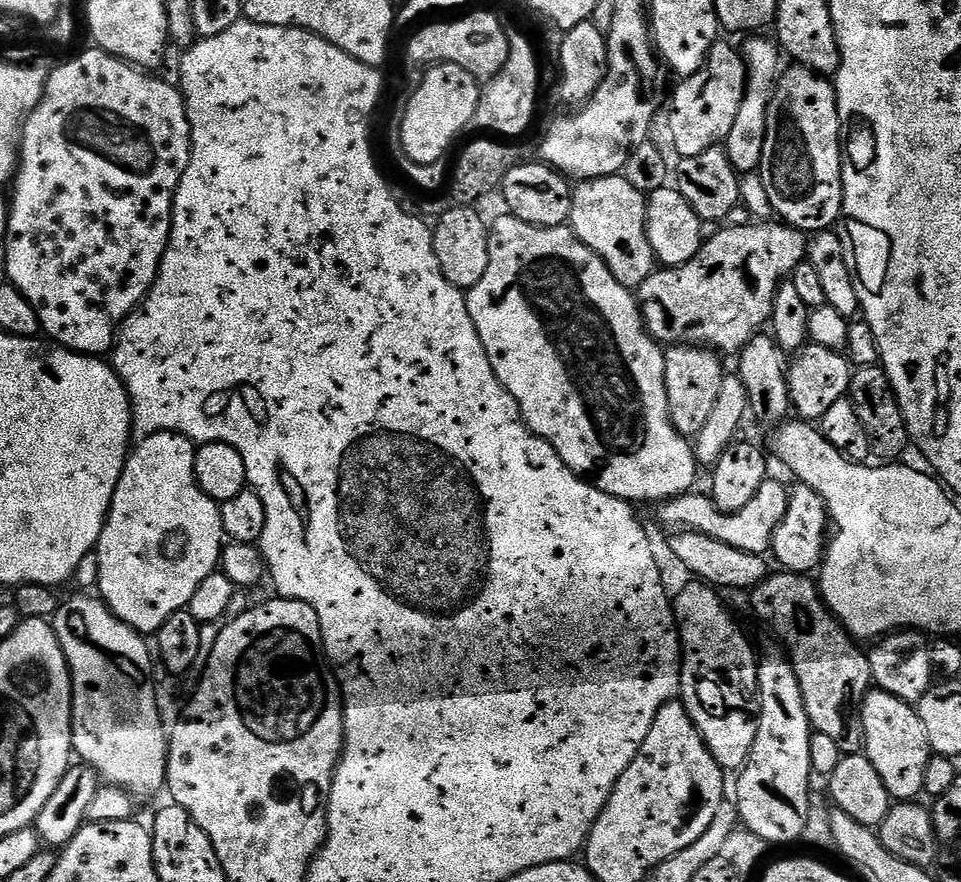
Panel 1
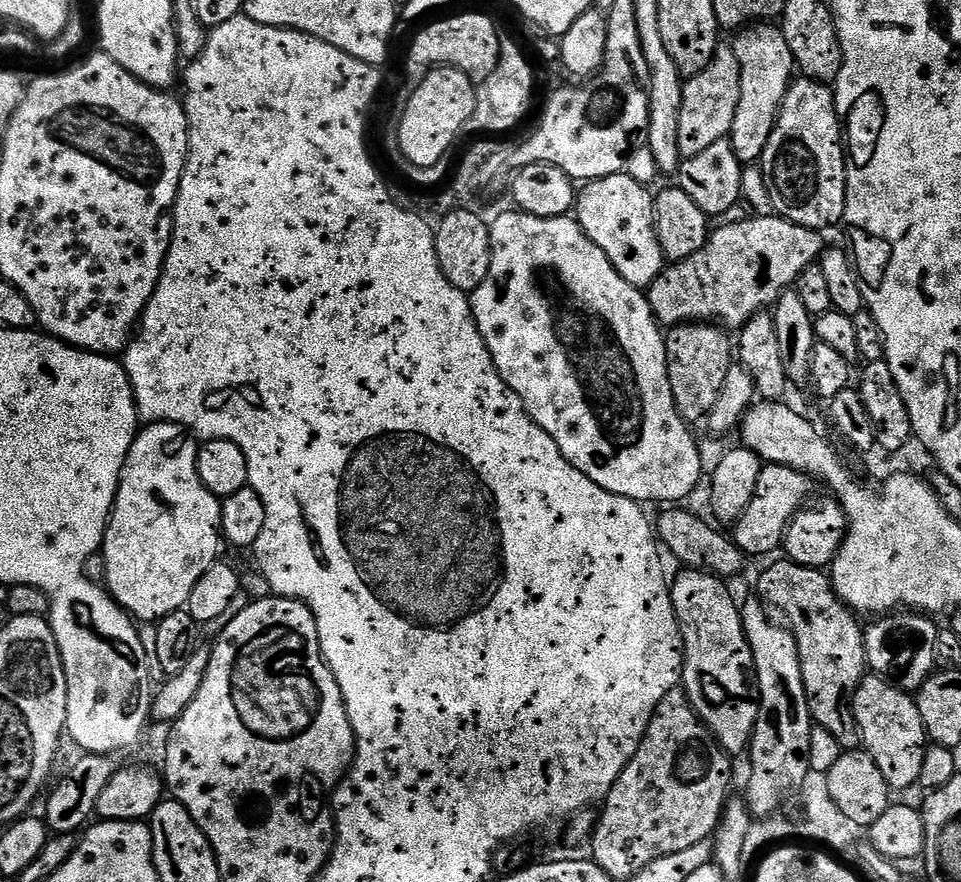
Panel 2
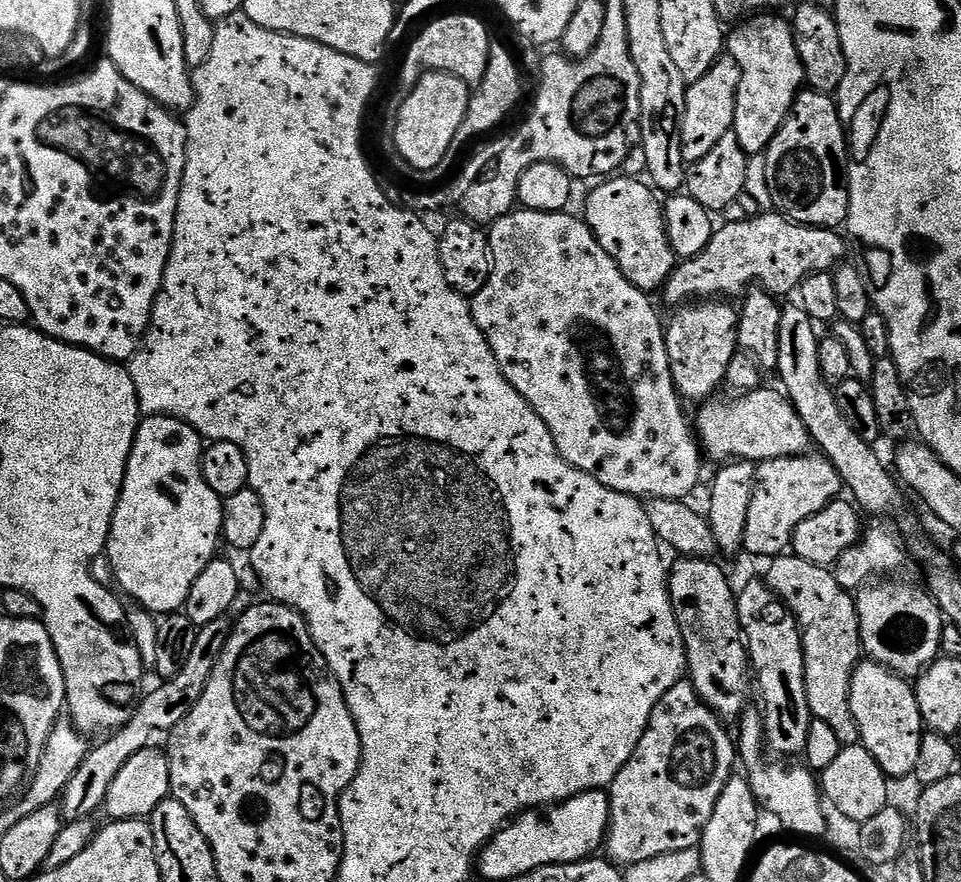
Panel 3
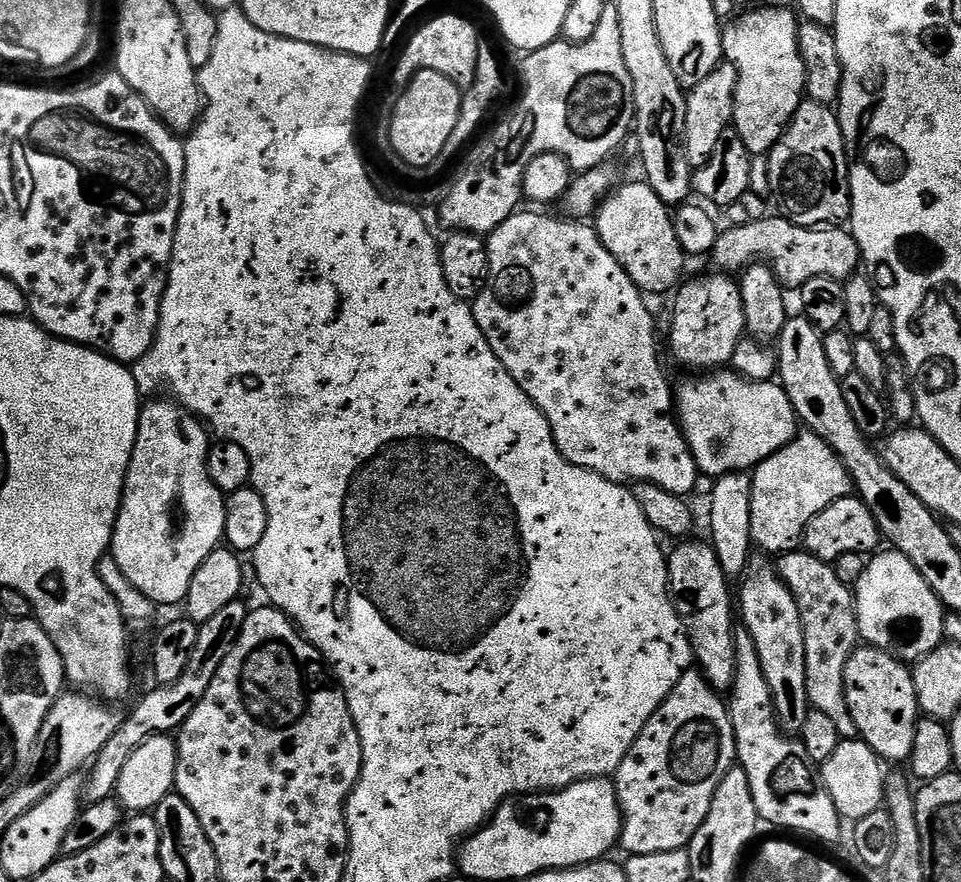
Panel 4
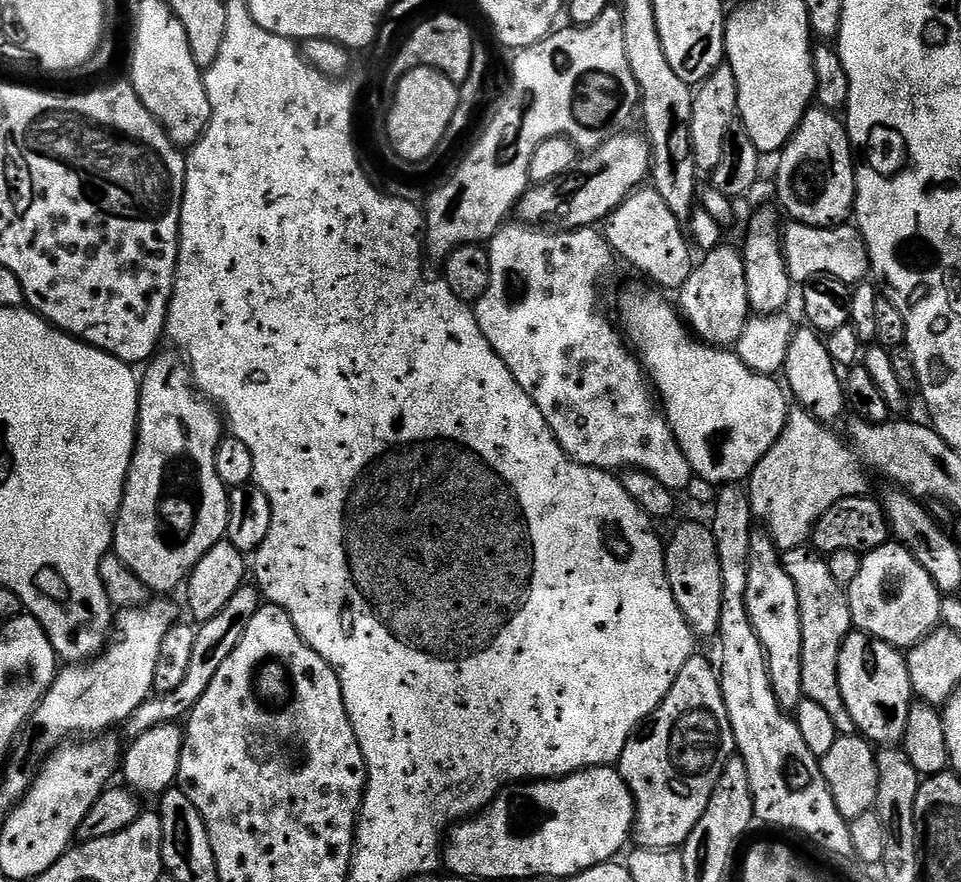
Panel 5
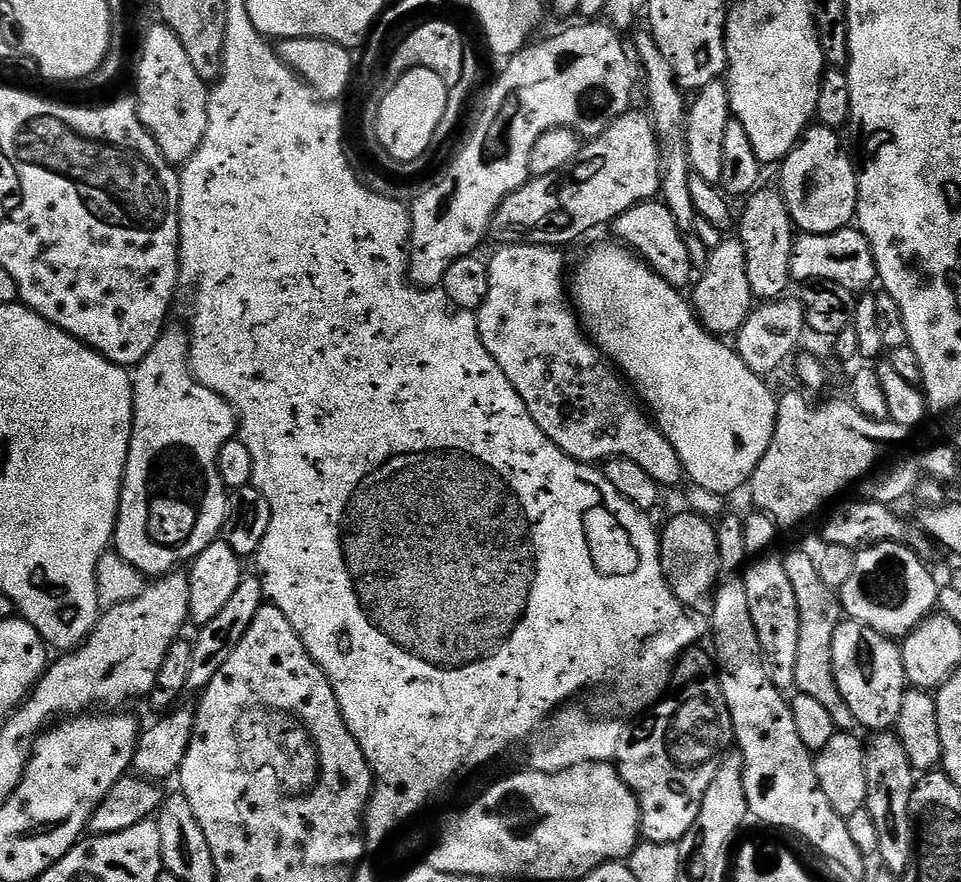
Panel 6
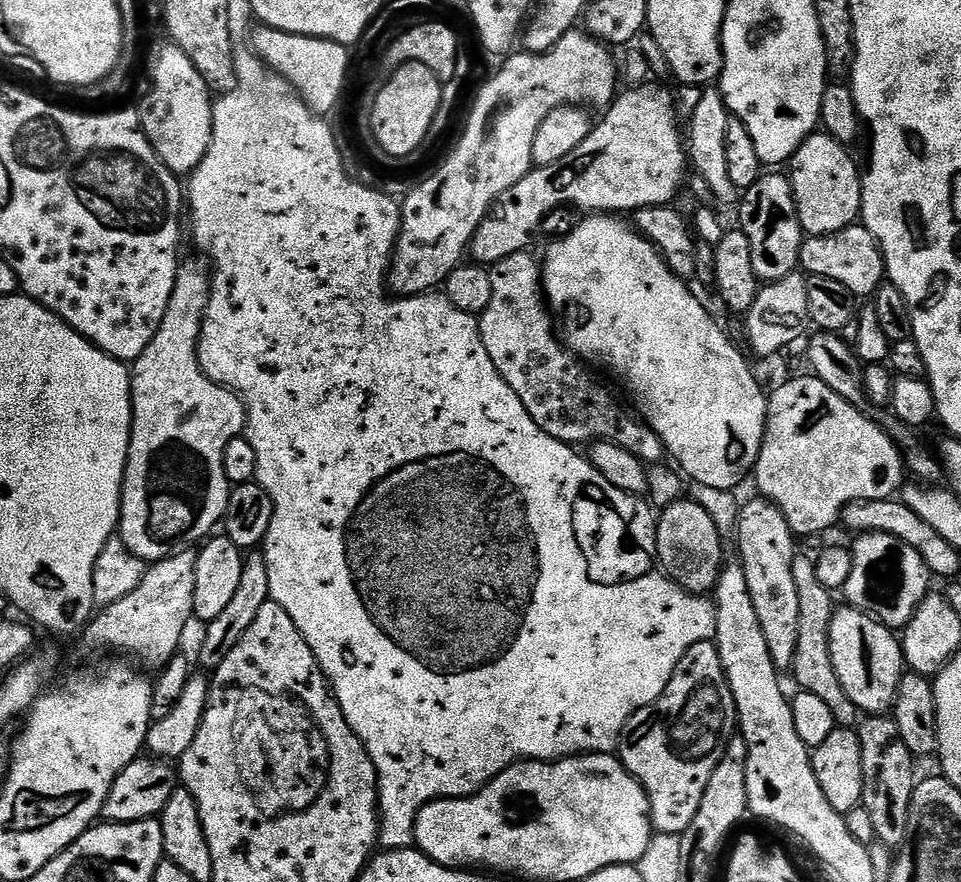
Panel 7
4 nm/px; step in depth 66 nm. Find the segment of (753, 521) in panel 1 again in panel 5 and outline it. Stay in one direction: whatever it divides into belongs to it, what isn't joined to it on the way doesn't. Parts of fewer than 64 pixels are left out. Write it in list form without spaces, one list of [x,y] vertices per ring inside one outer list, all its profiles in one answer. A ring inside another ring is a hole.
[[[792,410],[788,413],[788,421],[784,423],[784,429],[779,438],[774,442],[774,446],[766,453],[761,460],[756,463],[756,469],[753,470],[752,475],[747,477],[746,491],[748,494],[748,501],[752,507],[752,515],[757,521],[762,523],[763,531],[767,532],[772,537],[772,541],[776,544],[776,547],[780,549],[781,553],[789,552],[795,548],[803,548],[811,541],[812,527],[814,527],[818,521],[822,518],[822,514],[826,514],[826,510],[830,510],[830,506],[837,504],[839,500],[844,500],[847,496],[861,495],[862,488],[860,483],[863,482],[864,476],[860,472],[856,472],[856,456],[839,440],[838,437],[832,433],[831,427],[825,426],[816,420],[811,414],[803,410]]]

